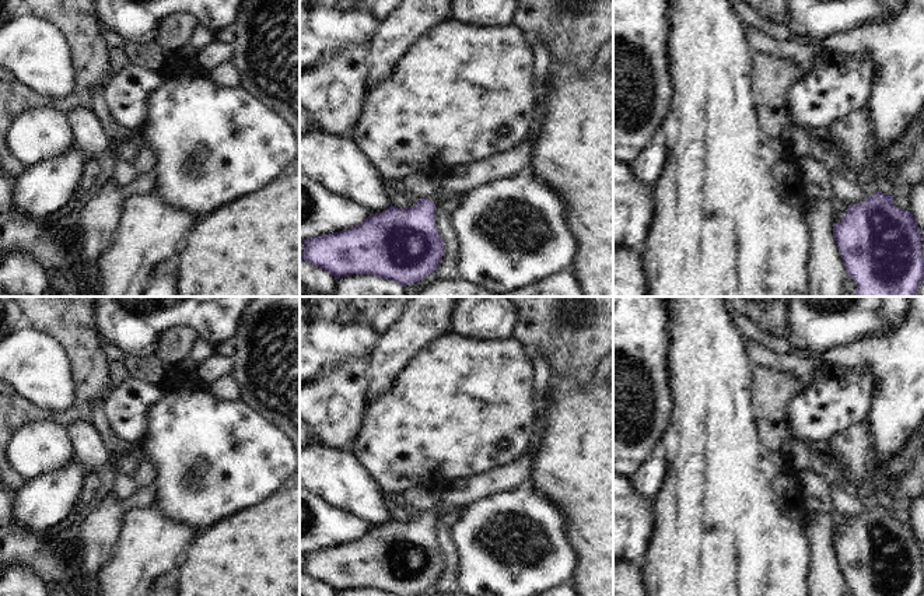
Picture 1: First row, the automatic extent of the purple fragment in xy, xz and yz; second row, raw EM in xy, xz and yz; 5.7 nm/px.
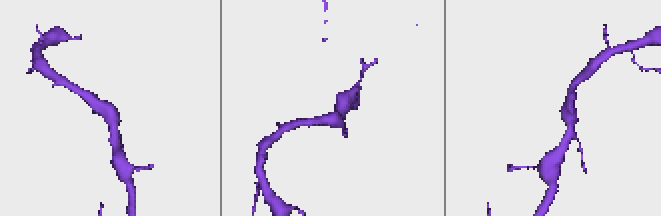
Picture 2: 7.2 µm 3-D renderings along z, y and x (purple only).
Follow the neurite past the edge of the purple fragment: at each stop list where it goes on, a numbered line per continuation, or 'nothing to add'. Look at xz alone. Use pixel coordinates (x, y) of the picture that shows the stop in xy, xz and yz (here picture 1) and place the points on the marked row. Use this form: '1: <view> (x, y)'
1: xz (437, 199)

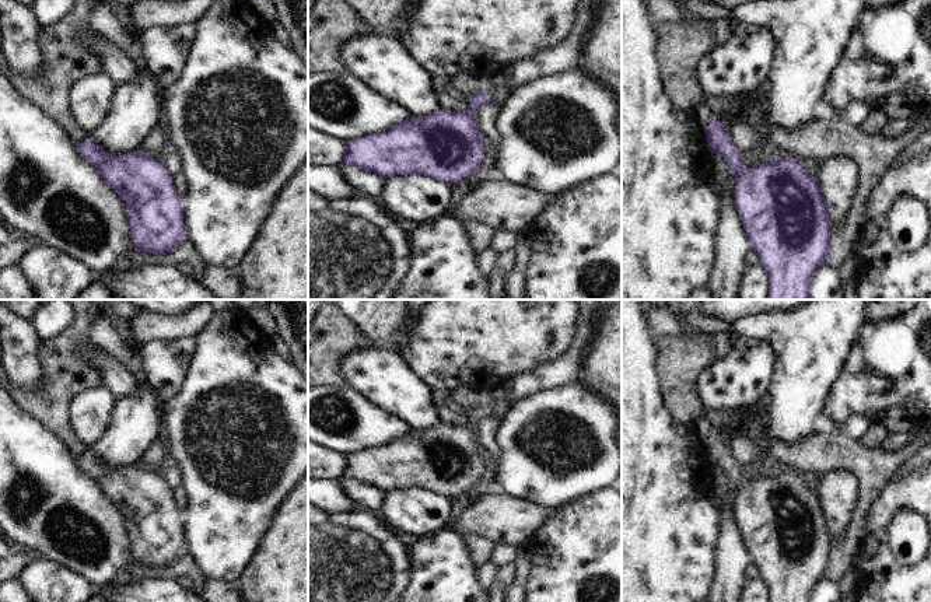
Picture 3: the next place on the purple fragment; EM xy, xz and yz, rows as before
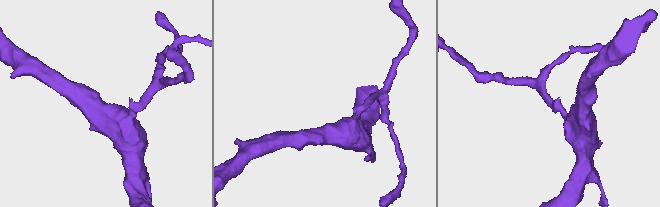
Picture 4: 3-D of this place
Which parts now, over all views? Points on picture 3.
1: yz (717, 104)

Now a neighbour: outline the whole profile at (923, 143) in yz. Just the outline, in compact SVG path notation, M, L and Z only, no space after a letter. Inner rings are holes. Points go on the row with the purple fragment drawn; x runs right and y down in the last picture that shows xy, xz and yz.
M931 130L923 133L913 144L907 146L892 162L890 169L902 169L909 161L931 150Z

